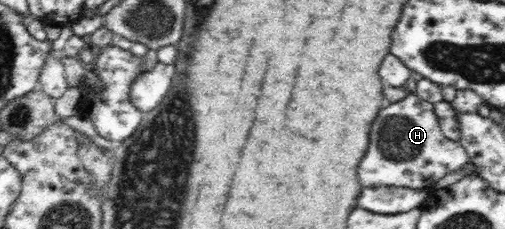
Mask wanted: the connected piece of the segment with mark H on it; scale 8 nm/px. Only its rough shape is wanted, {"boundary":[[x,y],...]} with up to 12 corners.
{"boundary":[[416,93],[381,110],[357,170],[421,189],[470,162]]}

